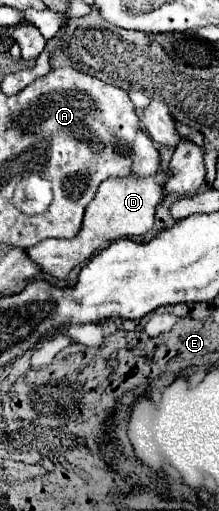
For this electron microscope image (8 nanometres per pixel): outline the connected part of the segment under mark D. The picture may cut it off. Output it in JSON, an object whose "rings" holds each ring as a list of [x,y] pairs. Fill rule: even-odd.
{"rings":[[[158,172],[148,178],[128,176],[128,178],[120,178],[120,180],[118,178],[104,180],[98,186],[92,202],[86,206],[84,224],[82,224],[82,230],[78,232],[78,236],[74,236],[70,240],[54,240],[54,238],[44,240],[42,244],[36,244],[26,250],[28,258],[34,264],[38,264],[40,272],[44,272],[52,278],[58,278],[58,280],[66,280],[70,270],[88,262],[96,252],[104,250],[110,242],[114,242],[118,238],[146,234],[154,226],[154,212],[156,212],[156,206],[162,202],[166,178],[168,178],[168,172]]]}

